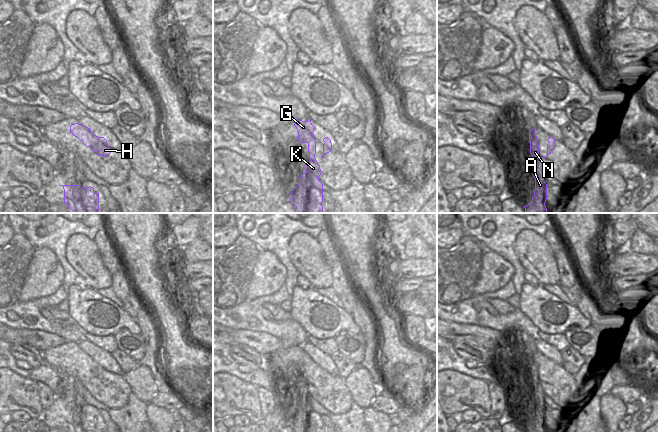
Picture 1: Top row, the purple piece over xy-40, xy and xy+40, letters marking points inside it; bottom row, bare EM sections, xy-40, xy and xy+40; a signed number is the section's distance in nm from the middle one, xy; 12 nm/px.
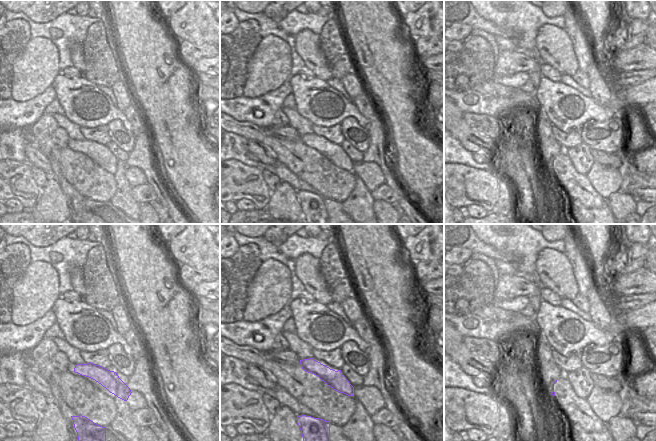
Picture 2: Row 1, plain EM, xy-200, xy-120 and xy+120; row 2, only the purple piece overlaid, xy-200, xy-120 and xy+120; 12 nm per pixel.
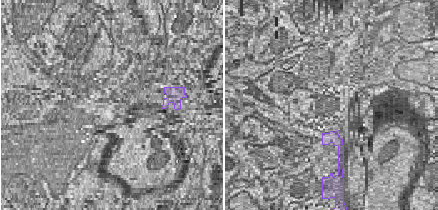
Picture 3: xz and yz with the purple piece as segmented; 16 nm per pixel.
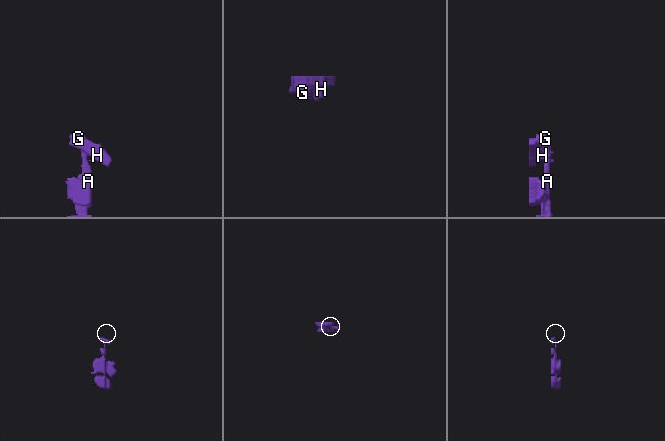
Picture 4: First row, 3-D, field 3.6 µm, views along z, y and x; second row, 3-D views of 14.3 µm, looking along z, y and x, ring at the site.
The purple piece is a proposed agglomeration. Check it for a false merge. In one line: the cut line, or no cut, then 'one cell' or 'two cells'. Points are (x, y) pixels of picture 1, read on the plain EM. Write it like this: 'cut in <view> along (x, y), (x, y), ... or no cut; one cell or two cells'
cut in xy+40 along (529, 361), (534, 363), (538, 370); two cells

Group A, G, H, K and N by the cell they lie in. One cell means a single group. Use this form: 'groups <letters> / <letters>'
groups A K N / G H

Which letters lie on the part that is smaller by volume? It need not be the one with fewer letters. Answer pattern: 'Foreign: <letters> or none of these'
Foreign: G, H

